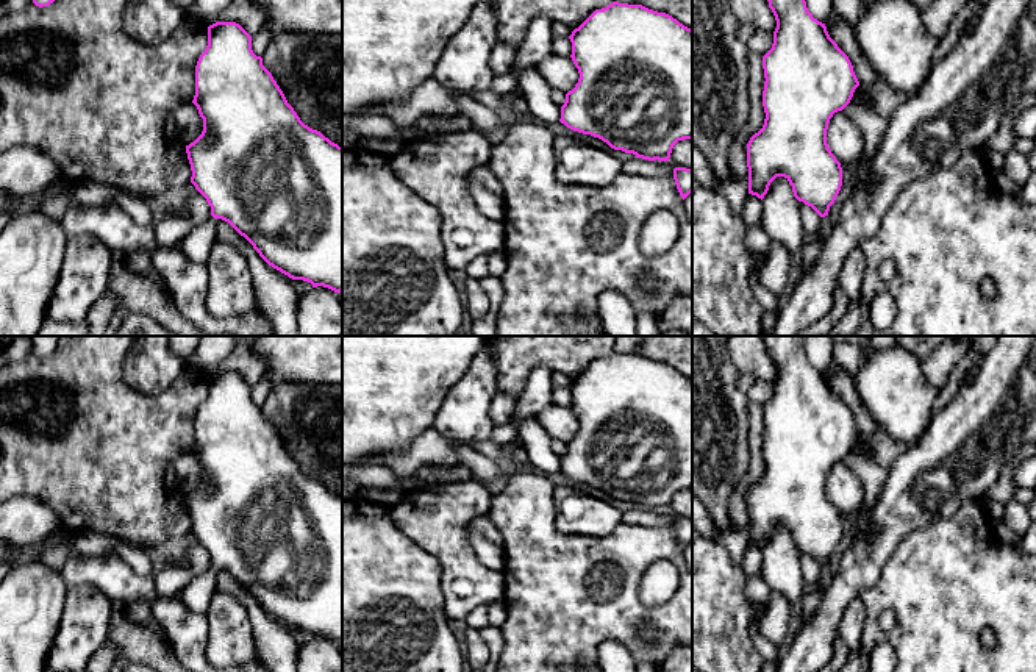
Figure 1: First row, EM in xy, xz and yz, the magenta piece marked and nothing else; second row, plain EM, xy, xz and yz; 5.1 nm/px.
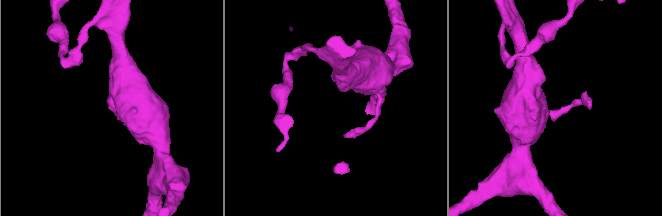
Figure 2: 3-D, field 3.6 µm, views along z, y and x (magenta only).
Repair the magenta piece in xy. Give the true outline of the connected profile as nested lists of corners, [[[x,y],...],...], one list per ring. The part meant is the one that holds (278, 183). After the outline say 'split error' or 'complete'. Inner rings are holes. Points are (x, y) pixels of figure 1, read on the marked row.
[[[216,22],[208,27],[208,45],[195,66],[195,95],[192,103],[197,106],[198,114],[203,119],[203,131],[194,142],[186,145],[186,153],[192,170],[191,183],[211,206],[211,217],[203,223],[195,225],[183,239],[180,248],[184,256],[191,263],[206,266],[213,244],[217,241],[217,223],[222,219],[228,222],[241,236],[244,236],[259,253],[259,256],[273,269],[292,280],[308,281],[313,284],[313,288],[323,286],[339,294],[342,291],[342,147],[300,120],[294,108],[288,103],[272,73],[263,66],[263,58],[253,53],[252,36],[239,23]]] | split error

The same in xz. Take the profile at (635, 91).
[[[613,2],[595,9],[569,39],[580,78],[566,94],[561,123],[648,161],[669,161],[678,141],[692,139],[691,28],[666,13]]] | complete

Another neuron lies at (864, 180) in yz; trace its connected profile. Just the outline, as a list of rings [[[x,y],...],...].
[[[861,156],[852,167],[855,194],[872,194],[878,180],[869,169],[867,156]]]

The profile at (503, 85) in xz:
[[[508,72],[505,75],[495,75],[489,89],[497,94],[506,95],[516,89],[516,84],[516,78],[511,72]]]

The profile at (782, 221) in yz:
[[[777,177],[763,198],[761,225],[772,242],[784,245],[789,253],[802,250],[805,228],[788,178]]]

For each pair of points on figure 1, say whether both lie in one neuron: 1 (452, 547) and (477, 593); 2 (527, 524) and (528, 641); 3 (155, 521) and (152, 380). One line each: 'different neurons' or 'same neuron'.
1: same neuron
2: same neuron
3: different neurons

